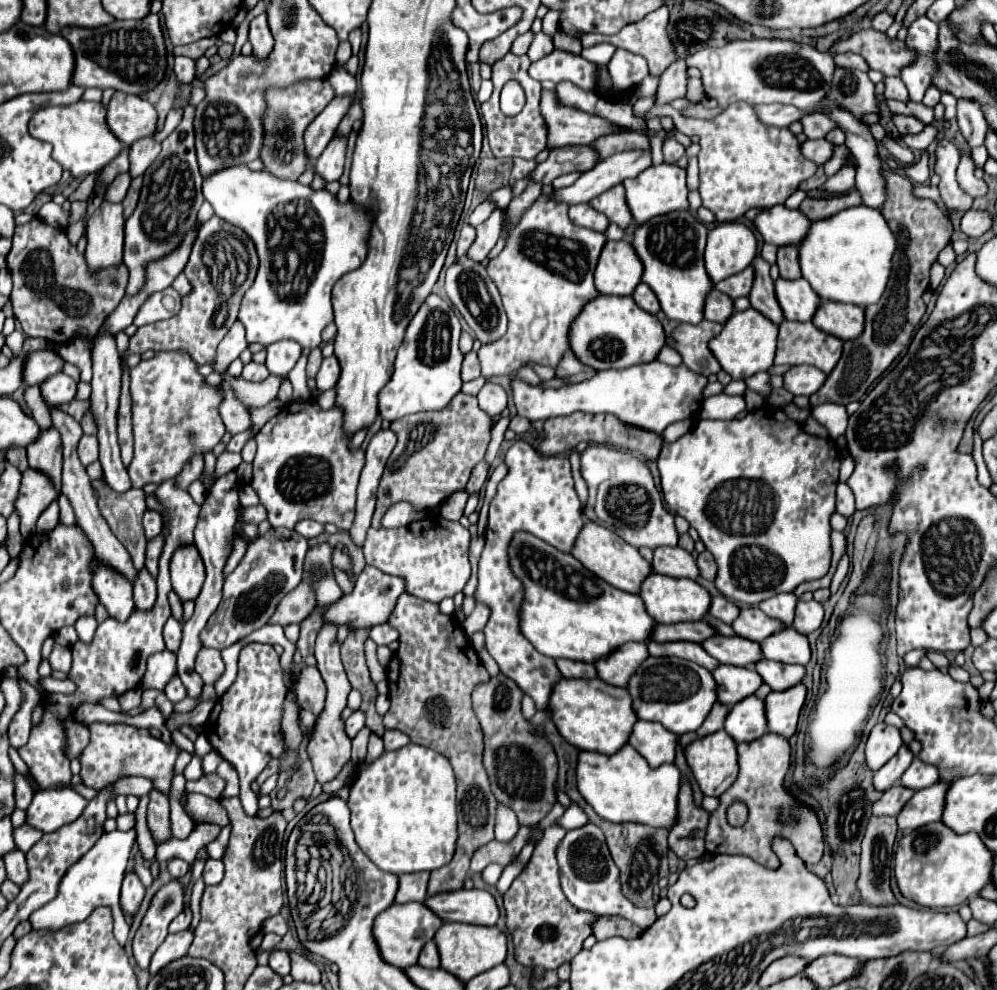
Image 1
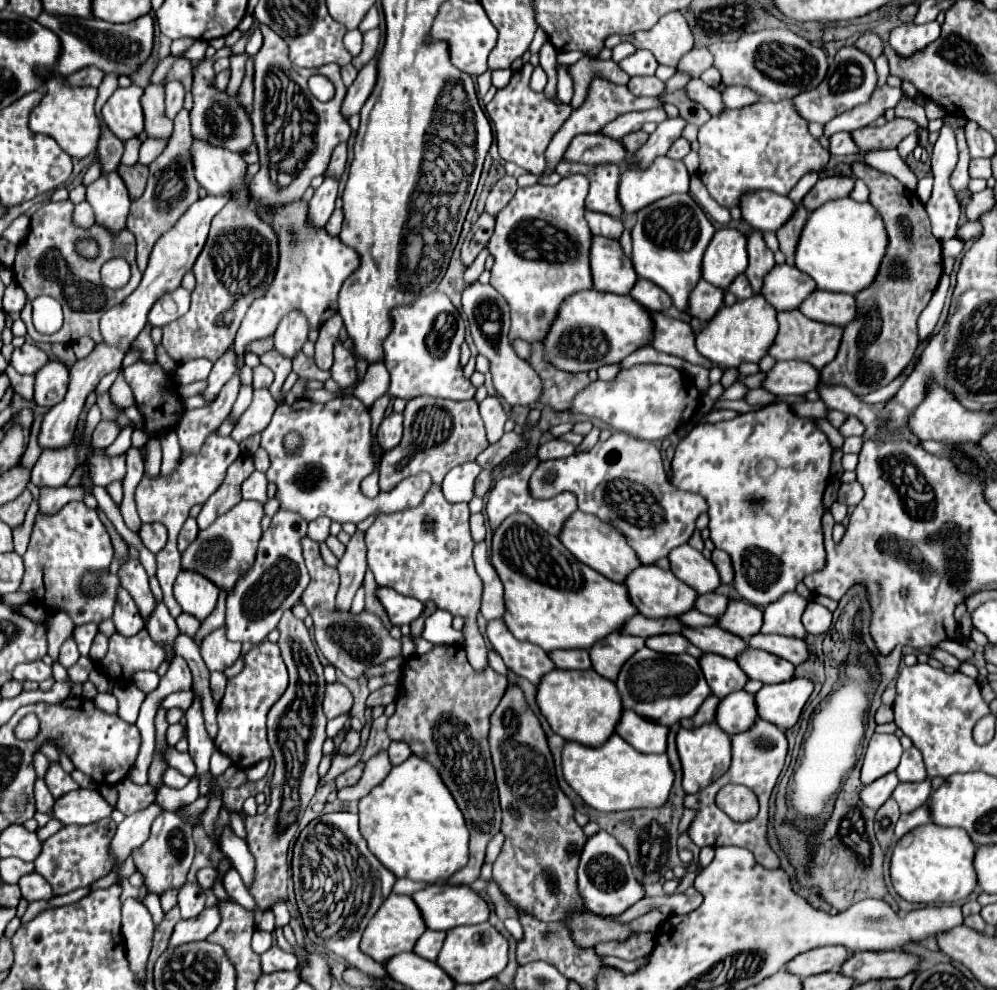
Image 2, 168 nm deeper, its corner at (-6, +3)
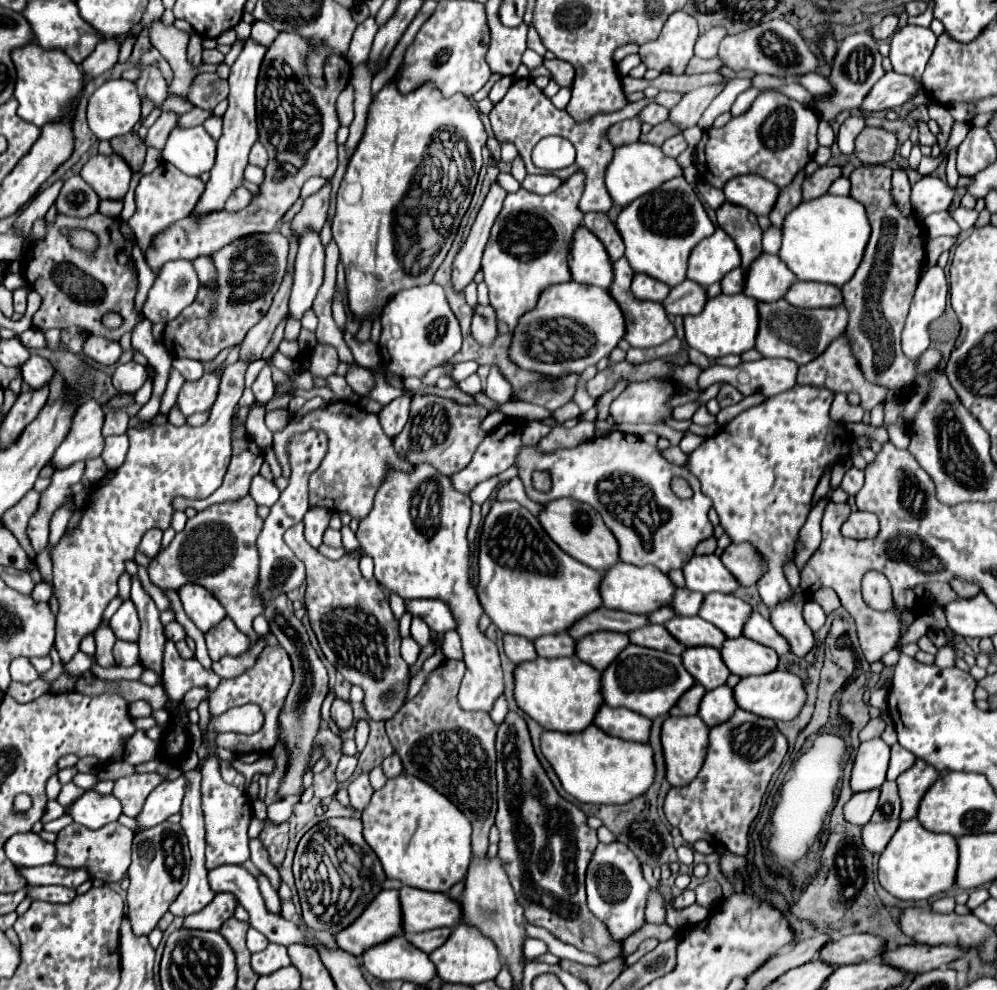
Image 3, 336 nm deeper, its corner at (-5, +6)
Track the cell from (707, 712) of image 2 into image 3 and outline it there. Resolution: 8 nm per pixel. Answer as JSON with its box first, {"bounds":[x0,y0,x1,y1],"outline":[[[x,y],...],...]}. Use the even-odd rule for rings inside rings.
{"bounds":[673,684,705,716],"outline":[[[695,684],[695,688],[691,688],[691,692],[683,694],[683,700],[679,700],[679,704],[673,708],[673,716],[691,716],[699,712],[699,704],[705,696],[705,688],[701,684]]]}

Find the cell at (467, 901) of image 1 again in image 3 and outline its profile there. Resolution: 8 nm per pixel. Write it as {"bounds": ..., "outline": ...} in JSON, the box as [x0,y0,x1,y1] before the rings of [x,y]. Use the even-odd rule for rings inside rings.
{"bounds":[399,886,463,932],"outline":[[[403,886],[399,894],[403,906],[403,928],[407,928],[407,932],[455,928],[459,922],[463,922],[461,902],[451,900],[443,892]]]}

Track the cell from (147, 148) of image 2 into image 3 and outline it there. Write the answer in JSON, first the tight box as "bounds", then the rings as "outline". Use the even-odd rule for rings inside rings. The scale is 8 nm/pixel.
{"bounds":[177,108,211,128],"outline":[[[193,108],[191,112],[187,112],[187,114],[179,116],[179,124],[177,124],[177,128],[191,128],[191,126],[199,126],[199,124],[209,116],[209,114],[211,114],[211,112],[207,112],[207,110]]]}

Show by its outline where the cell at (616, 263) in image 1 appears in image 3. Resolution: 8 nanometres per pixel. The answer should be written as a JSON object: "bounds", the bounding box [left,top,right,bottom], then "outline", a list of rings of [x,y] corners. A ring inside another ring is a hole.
{"bounds":[571,226,613,288],"outline":[[[585,226],[575,232],[571,246],[571,274],[575,282],[609,288],[613,274],[613,260],[603,248],[601,240]]]}

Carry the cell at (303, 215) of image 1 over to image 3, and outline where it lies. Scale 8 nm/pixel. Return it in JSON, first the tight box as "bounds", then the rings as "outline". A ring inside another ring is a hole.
{"bounds":[163,126,217,176],"outline":[[[201,126],[187,130],[173,128],[163,148],[163,158],[189,176],[201,176],[203,172],[211,172],[215,154],[217,142],[211,140],[211,136]]]}

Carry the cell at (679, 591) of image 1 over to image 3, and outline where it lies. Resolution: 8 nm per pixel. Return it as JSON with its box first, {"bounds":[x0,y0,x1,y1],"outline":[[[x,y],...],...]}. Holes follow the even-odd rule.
{"bounds":[601,562,677,614],"outline":[[[619,562],[611,570],[607,570],[601,580],[601,596],[603,596],[605,608],[615,608],[631,614],[649,614],[649,612],[655,612],[657,608],[669,606],[675,596],[675,590],[677,586],[671,582],[671,578],[659,572],[659,568],[655,566],[639,568],[639,566]]]}

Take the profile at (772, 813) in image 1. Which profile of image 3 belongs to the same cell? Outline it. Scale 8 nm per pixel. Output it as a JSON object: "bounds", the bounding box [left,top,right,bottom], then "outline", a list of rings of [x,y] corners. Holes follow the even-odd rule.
{"bounds":[665,710,787,856],"outline":[[[737,710],[735,716],[709,730],[709,752],[699,776],[681,788],[671,788],[665,798],[667,820],[681,830],[685,842],[721,842],[727,850],[747,856],[749,826],[757,818],[763,794],[773,772],[787,754],[787,740],[773,720]]]}

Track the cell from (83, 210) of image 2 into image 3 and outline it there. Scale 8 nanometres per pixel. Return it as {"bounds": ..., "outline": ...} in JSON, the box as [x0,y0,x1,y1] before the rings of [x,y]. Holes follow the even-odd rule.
{"bounds":[99,200,123,218],"outline":[[[101,200],[99,202],[99,212],[101,214],[107,214],[107,216],[115,216],[115,218],[119,218],[119,214],[121,214],[121,208],[123,208],[123,202],[119,200]]]}

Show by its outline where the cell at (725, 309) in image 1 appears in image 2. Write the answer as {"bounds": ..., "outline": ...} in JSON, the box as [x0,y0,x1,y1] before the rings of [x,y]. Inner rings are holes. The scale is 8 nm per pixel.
{"bounds":[684,279,724,321],"outline":[[[702,279],[692,289],[692,295],[688,297],[688,311],[684,313],[700,321],[710,321],[712,315],[722,307],[722,299],[724,299],[724,291],[718,287],[712,287]]]}

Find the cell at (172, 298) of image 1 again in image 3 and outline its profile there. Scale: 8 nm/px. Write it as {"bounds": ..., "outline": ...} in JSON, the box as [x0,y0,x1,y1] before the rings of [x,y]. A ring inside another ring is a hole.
{"bounds":[143,260,199,322],"outline":[[[169,260],[159,270],[153,288],[149,290],[143,314],[151,322],[171,322],[187,308],[197,294],[199,280],[189,260]]]}

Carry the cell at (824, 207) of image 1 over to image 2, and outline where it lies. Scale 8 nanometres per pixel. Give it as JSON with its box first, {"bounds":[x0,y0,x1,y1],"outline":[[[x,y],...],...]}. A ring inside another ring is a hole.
{"bounds":[802,175,854,211],"outline":[[[844,175],[824,177],[810,189],[810,193],[802,199],[802,203],[804,203],[804,207],[808,211],[814,211],[820,205],[824,205],[826,201],[850,195],[852,187],[854,187],[854,179],[852,177],[844,177]]]}

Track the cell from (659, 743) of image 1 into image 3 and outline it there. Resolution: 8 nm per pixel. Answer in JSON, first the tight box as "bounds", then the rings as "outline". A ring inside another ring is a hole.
{"bounds":[595,704,651,742],"outline":[[[603,704],[599,708],[599,716],[595,716],[595,726],[605,730],[611,736],[629,742],[649,742],[651,736],[651,720],[631,712],[629,708],[611,708]]]}

